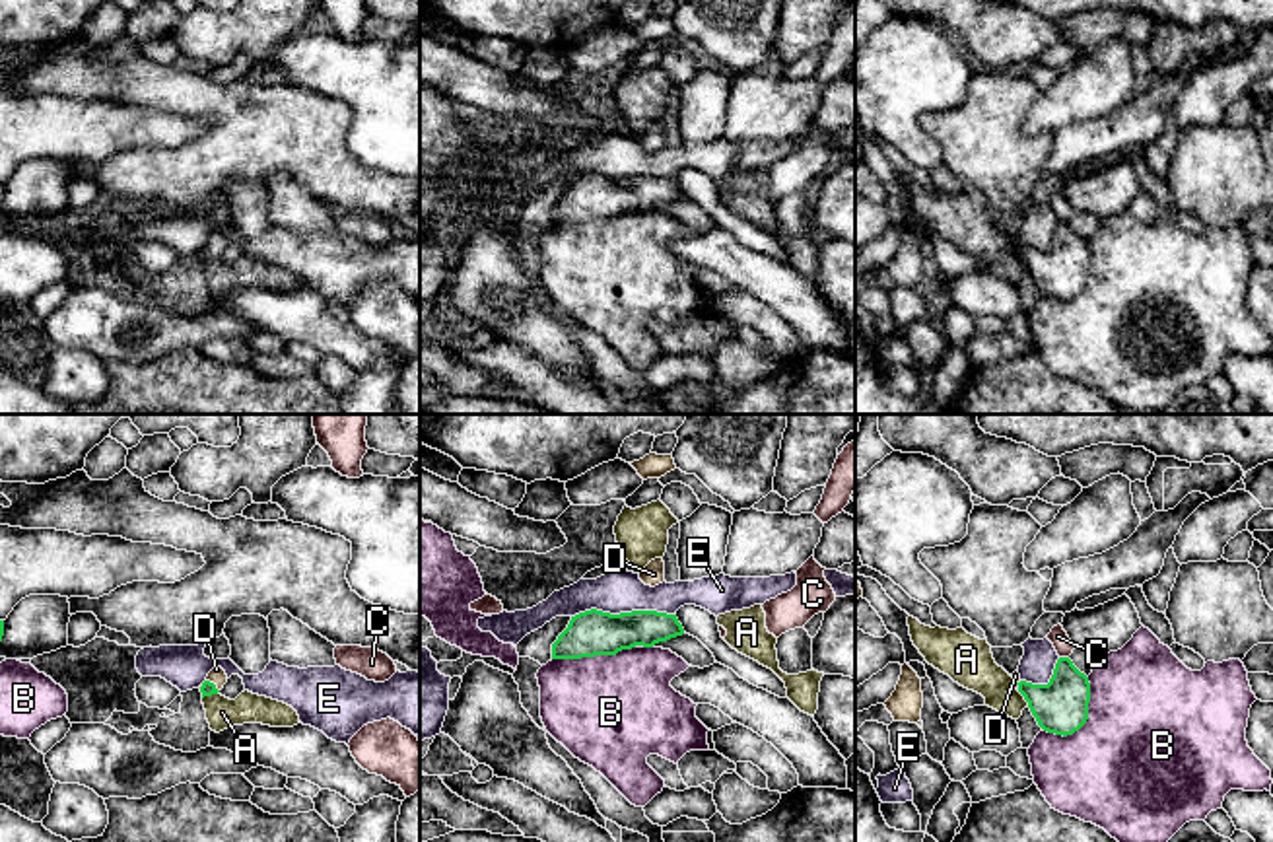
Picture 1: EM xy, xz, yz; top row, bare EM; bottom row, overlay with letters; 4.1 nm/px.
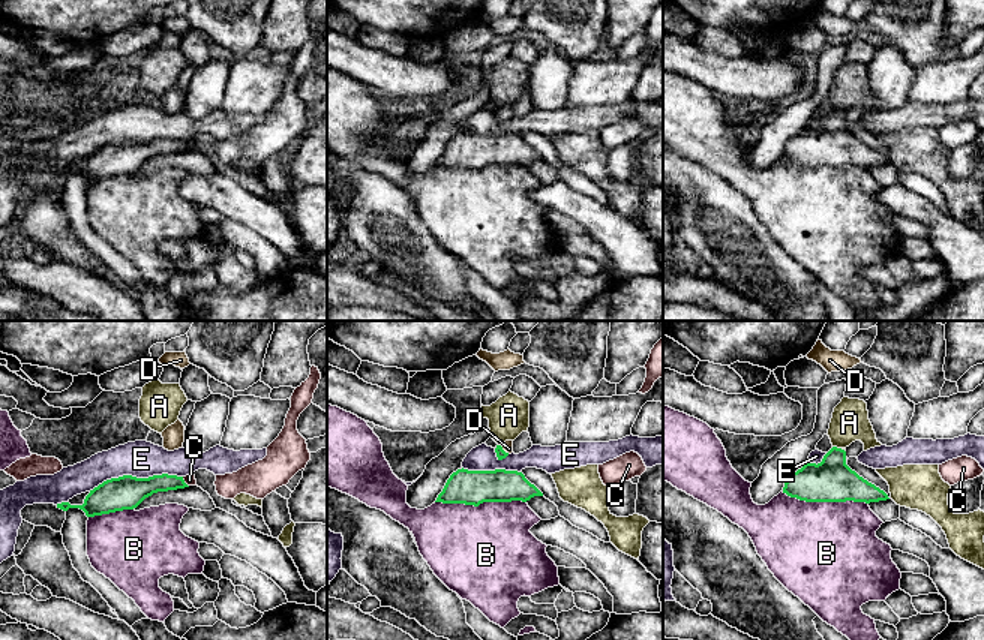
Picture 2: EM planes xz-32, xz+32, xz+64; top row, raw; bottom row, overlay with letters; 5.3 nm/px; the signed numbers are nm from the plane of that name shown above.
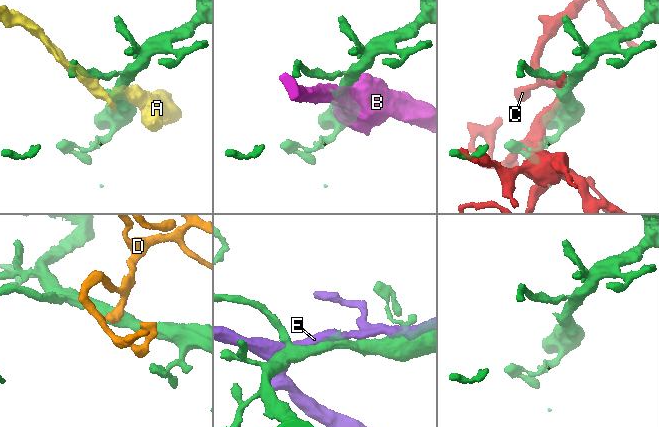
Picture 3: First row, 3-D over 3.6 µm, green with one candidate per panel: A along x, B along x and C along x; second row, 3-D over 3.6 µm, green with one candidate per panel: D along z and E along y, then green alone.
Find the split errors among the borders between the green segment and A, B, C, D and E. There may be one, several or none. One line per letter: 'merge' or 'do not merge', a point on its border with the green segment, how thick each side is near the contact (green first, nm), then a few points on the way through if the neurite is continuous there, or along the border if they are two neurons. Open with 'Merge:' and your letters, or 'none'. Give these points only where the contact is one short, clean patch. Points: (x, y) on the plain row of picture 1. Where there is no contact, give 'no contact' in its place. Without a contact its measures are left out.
Merge: D
A: do not merge | yz (1025, 263) | 220/180 nm
B: do not merge | yz (1087, 282) | 220/500 nm
C: do not merge | yz (1064, 222) | 220/80 nm
D: merge | xy (214, 249) | 60/70 nm | across xy (206, 253), (214, 249), (216, 240)
E: do not merge | xz (622, 177) | 190/180 nm

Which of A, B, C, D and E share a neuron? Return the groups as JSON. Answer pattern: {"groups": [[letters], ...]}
{"groups": [["A"], ["B"], ["C"], ["D"], ["E"]]}

